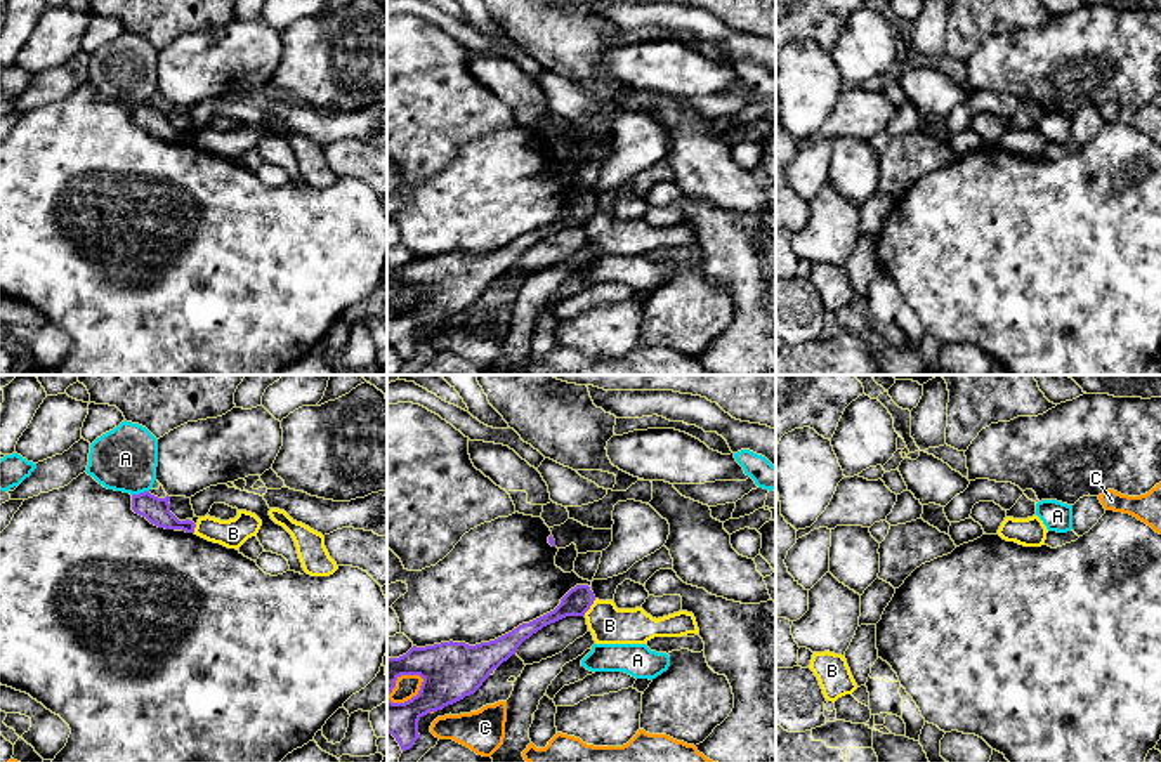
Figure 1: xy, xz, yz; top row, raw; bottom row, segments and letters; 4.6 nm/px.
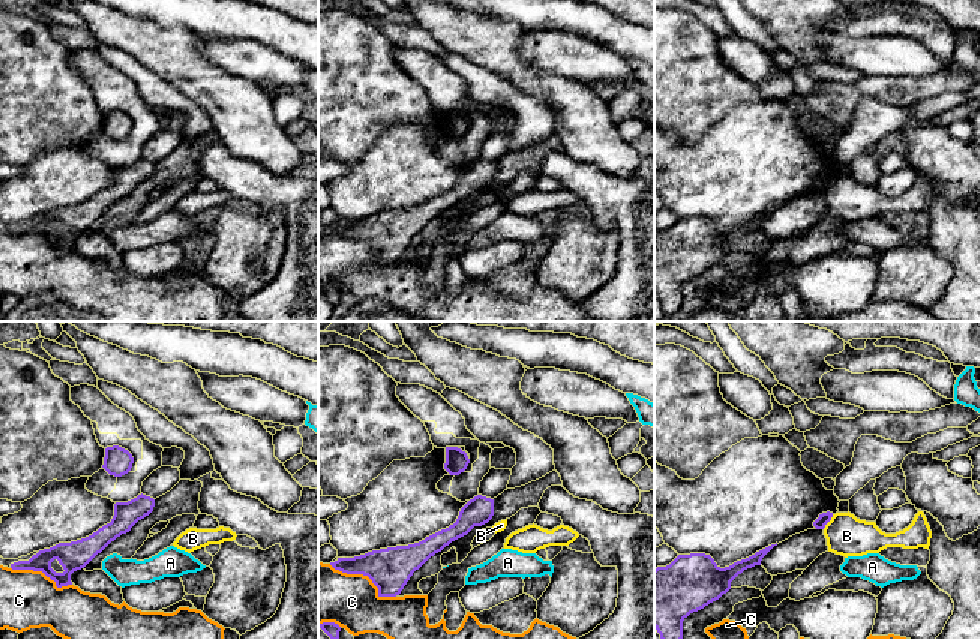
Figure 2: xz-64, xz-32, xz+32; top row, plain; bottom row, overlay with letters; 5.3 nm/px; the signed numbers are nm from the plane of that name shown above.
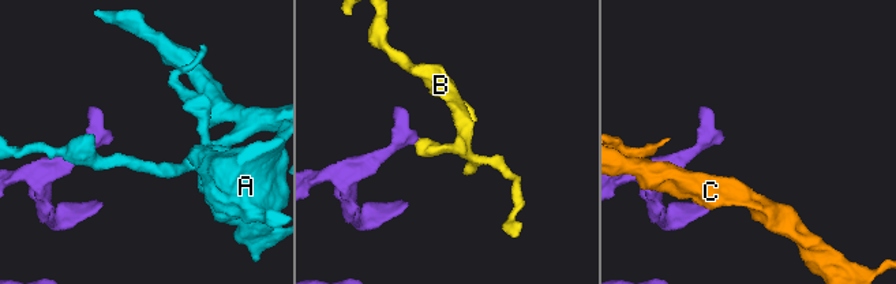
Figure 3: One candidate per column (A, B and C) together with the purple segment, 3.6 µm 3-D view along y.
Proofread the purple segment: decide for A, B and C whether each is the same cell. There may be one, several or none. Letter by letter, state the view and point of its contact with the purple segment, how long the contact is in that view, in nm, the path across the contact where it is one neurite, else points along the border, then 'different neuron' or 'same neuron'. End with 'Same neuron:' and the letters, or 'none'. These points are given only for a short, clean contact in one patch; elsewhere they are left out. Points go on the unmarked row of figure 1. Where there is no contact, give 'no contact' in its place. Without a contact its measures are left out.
A: xy (139, 105) | 80 nm | along xy (148, 101), (132, 106) | different neuron
B: xz (589, 219) | 100 nm | along xz (596, 210), (583, 226) | different neuron
C: xz (408, 311) | 200 nm | different neuron
Same neuron: none

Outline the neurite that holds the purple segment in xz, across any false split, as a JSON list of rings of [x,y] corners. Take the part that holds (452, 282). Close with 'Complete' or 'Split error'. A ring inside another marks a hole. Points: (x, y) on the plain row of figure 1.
[[[576,196],[561,215],[512,243],[476,257],[465,253],[441,253],[434,257],[413,257],[399,269],[387,269],[387,344],[406,363],[420,349],[418,332],[474,305],[489,285],[515,266],[517,259],[543,238],[566,227],[585,227],[595,207],[588,196]],[[401,286],[423,290],[417,307],[404,314],[392,314],[389,305]]]. Complete

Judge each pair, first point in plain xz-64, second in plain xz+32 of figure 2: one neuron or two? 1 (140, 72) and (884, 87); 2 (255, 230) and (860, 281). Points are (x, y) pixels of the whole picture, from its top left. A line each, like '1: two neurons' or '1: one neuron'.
1: two neurons
2: two neurons

